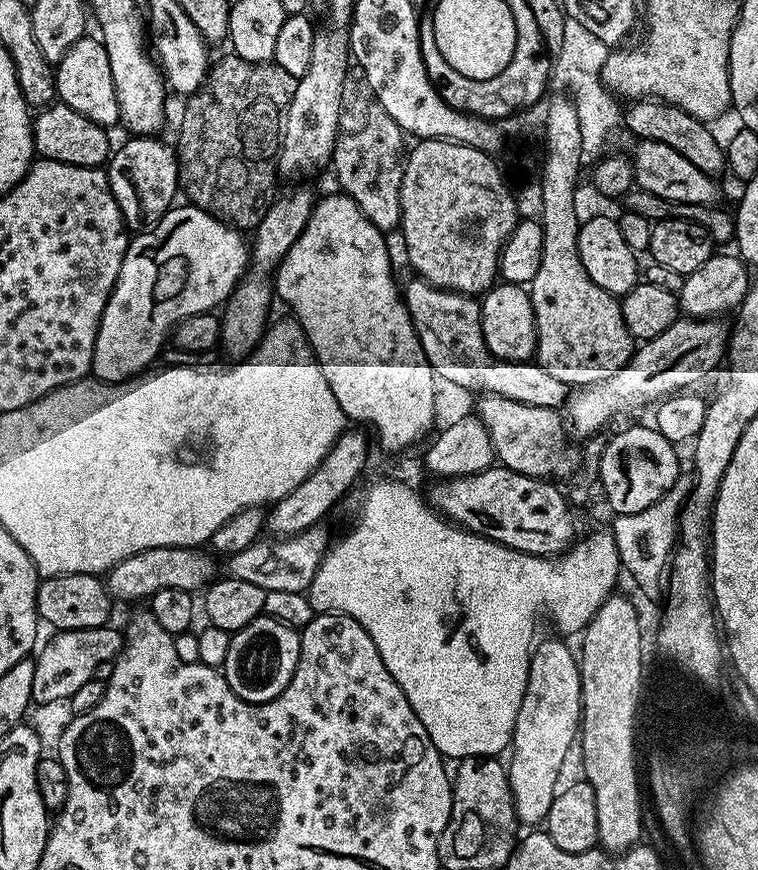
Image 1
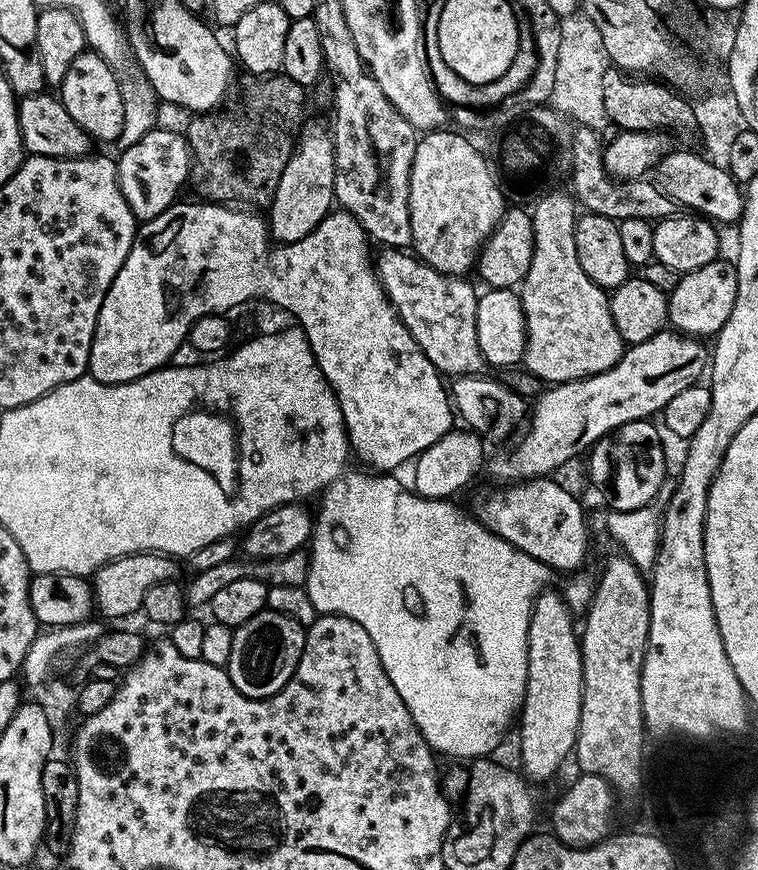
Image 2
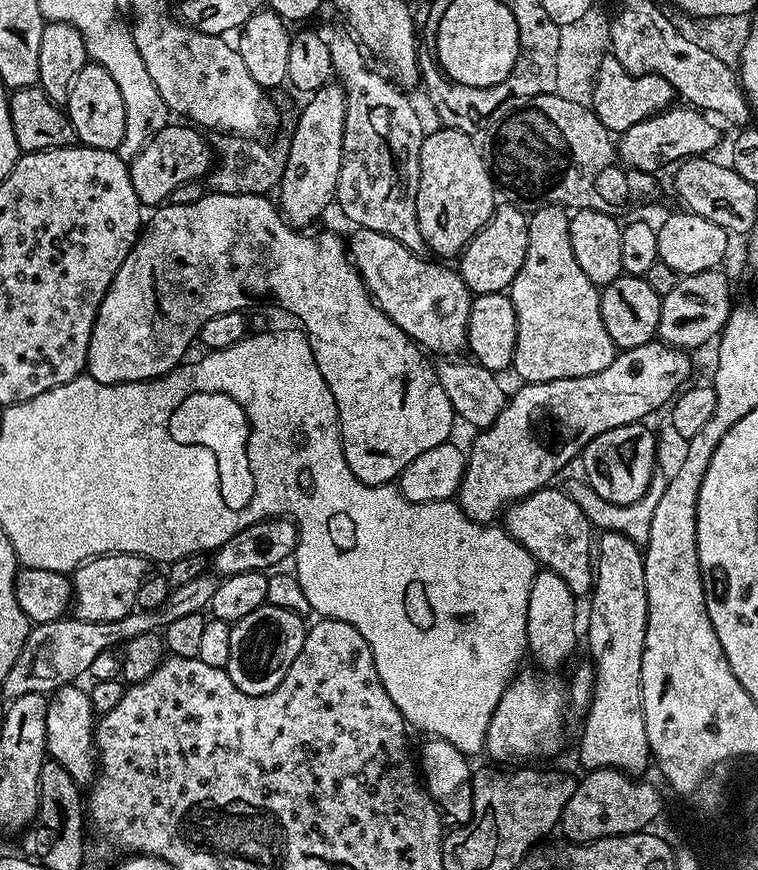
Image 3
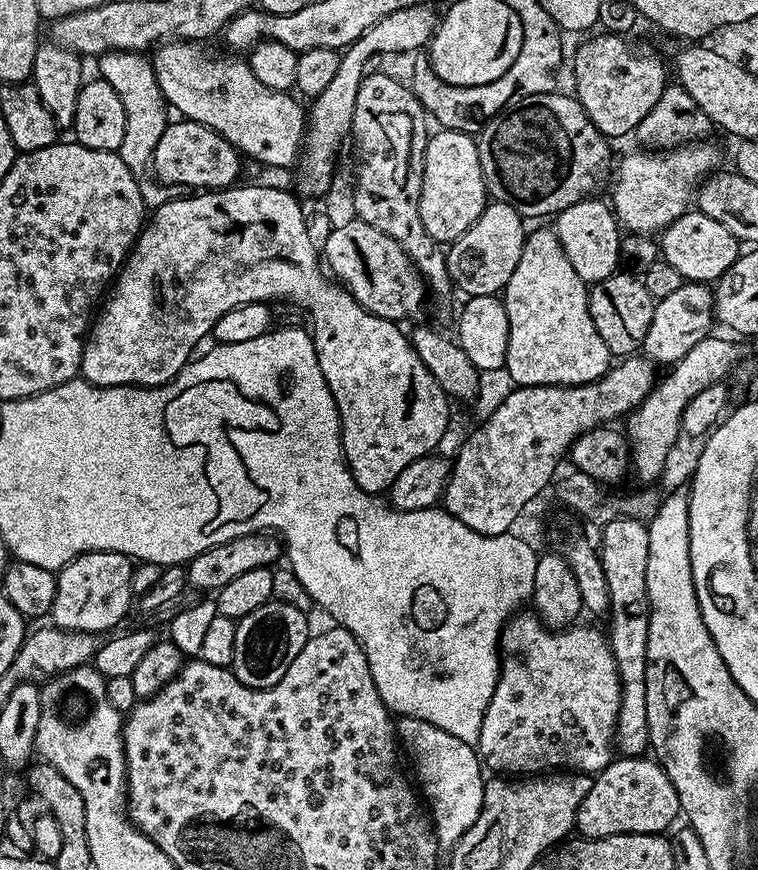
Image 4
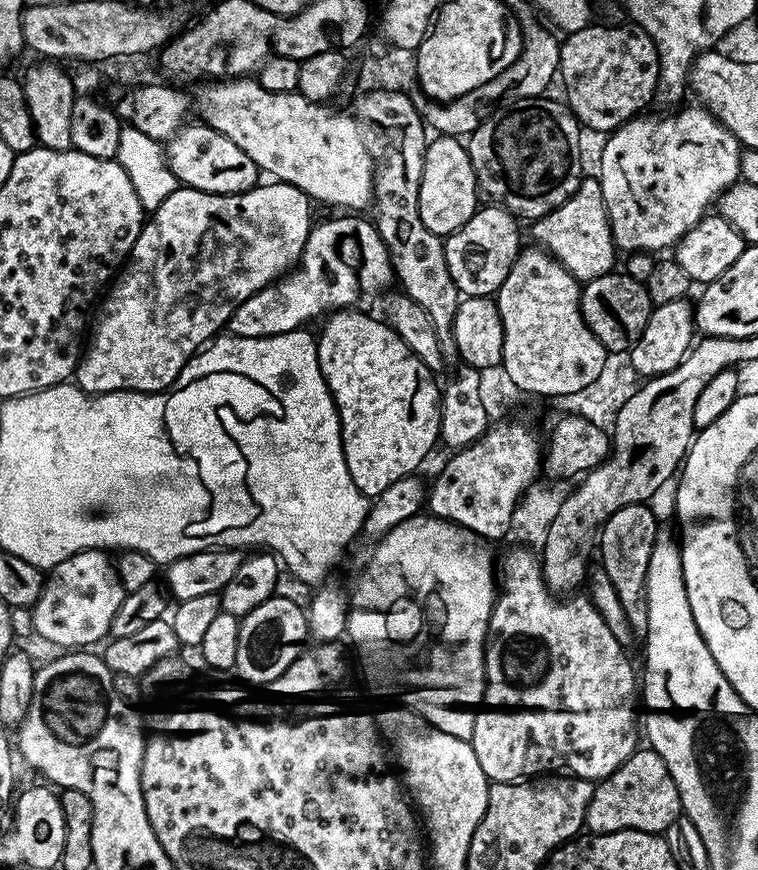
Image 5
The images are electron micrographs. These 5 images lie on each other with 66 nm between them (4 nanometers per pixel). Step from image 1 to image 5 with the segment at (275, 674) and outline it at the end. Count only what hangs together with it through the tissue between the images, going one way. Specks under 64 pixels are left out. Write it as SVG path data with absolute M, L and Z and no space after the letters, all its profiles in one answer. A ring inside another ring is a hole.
M272 596L241 619L235 675L240 675L245 680L241 680L245 685L267 686L277 680L300 657L300 643L308 639L307 611L294 606L294 602L289 602L286 598Z

